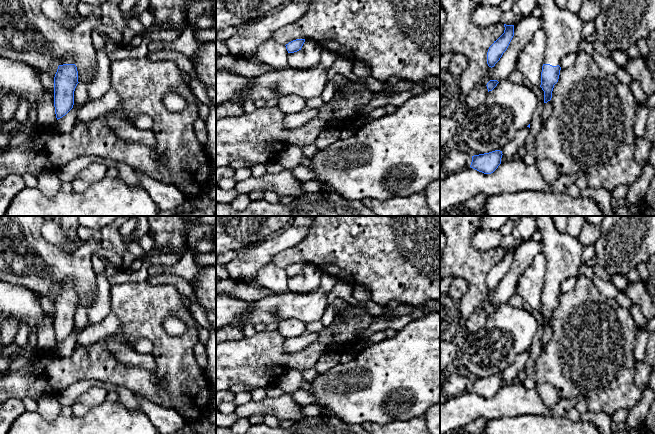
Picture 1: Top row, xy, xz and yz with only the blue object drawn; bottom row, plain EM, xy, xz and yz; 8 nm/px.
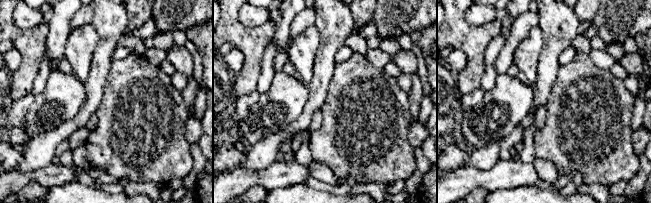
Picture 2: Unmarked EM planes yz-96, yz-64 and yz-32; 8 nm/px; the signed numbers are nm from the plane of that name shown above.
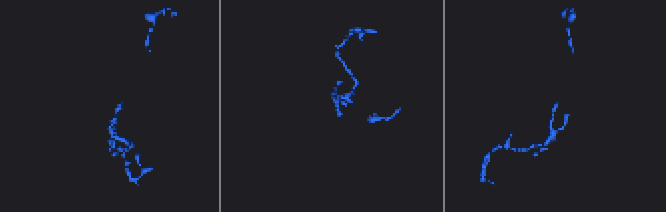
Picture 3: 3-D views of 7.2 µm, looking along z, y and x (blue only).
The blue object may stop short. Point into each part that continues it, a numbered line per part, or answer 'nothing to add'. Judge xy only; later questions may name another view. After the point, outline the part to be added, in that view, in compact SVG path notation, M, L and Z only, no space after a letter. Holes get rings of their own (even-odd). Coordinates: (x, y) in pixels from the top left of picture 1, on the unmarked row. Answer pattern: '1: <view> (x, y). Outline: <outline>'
1: xy (67, 284). Outline: M66 280L62 285L60 285L59 289L63 288L74 288L74 285L70 280Z

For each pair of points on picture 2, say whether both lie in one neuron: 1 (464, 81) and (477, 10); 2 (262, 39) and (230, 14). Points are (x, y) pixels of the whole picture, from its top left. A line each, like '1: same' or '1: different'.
1: different
2: same

